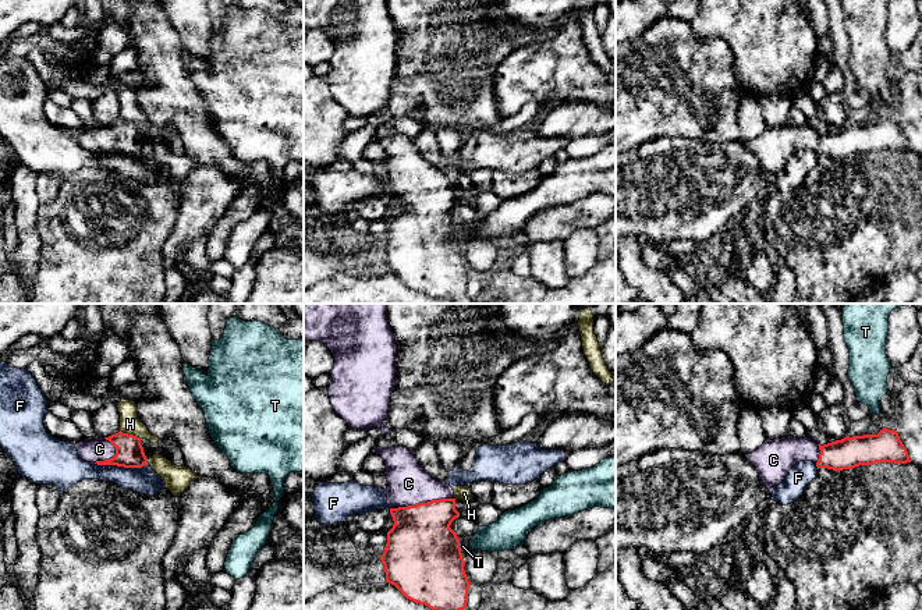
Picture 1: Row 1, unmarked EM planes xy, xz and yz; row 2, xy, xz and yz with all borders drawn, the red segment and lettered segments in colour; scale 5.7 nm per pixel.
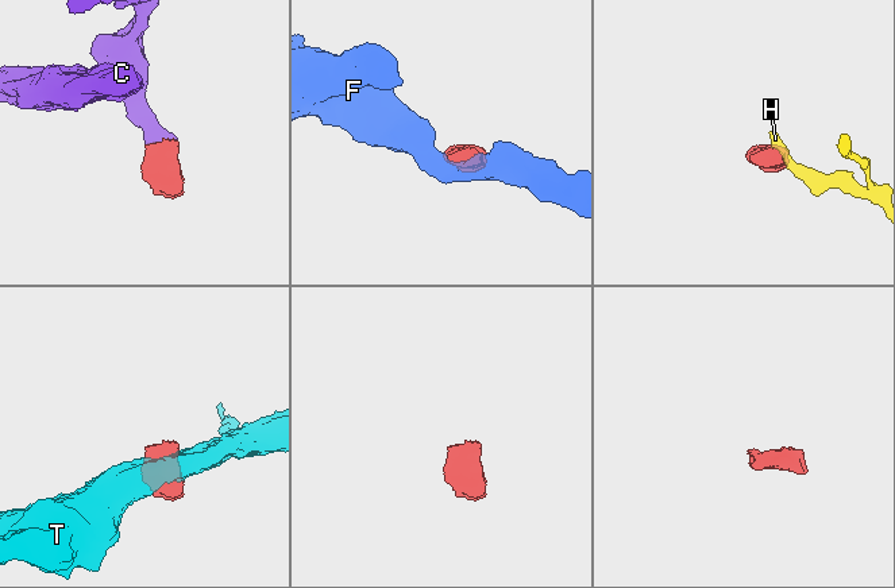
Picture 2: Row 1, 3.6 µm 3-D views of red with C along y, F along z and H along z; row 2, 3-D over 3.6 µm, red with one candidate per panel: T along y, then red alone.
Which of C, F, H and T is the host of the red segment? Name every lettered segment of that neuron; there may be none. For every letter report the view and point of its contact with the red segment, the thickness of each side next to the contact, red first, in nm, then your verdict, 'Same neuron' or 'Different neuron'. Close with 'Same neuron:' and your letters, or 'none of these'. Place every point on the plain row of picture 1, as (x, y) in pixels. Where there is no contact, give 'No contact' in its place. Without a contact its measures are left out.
C: Touches red at xz (421, 191). Thickness 400 nm (red) against 240 nm. Same neuron
F: Touches red at xy (121, 153). Thickness 160 nm (red) against 160 nm. Different neuron
H: Touches red at xy (130, 123). Thickness 160 nm (red) against 120 nm. Different neuron
T: Touches red at xz (460, 237). Thickness 460 nm (red) against 30 nm. Different neuron
Same neuron: C

